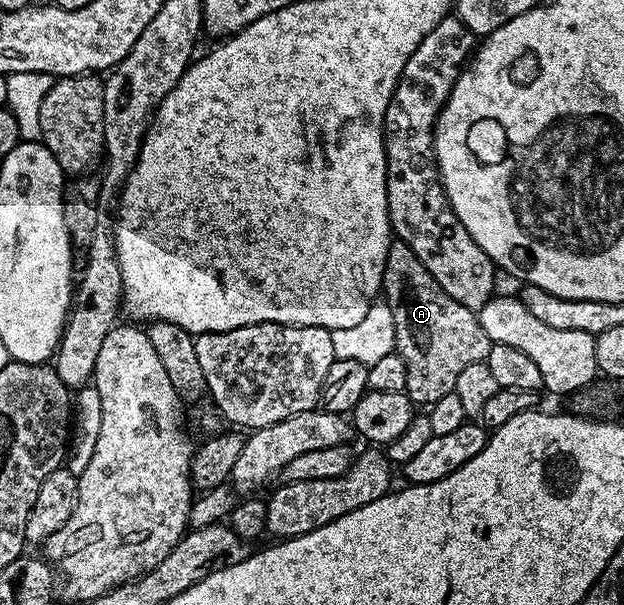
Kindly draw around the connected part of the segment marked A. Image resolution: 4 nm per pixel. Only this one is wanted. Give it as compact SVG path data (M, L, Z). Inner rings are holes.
M393 239L384 263L382 300L390 306L396 331L396 355L406 362L404 391L413 405L431 406L456 390L458 374L466 366L483 364L493 342L482 330L480 317L473 309L462 306L438 286L434 274L422 266L418 254L406 242Z

